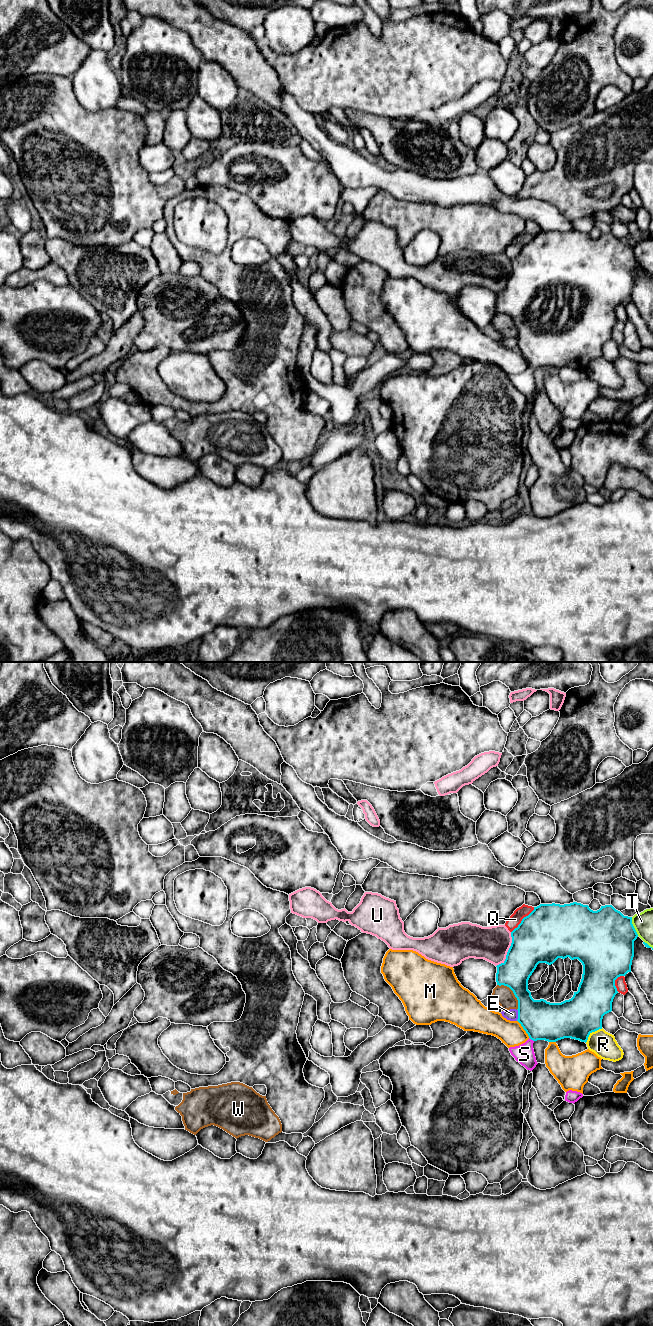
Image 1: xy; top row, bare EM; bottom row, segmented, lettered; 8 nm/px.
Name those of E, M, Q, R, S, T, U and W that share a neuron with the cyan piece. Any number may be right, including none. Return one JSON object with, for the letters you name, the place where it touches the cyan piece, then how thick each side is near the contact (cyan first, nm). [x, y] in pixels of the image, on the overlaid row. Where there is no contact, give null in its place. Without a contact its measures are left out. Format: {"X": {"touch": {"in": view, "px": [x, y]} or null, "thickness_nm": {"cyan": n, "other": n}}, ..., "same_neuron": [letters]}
{"S": {"touch": {"in": "xy", "px": [531, 1039]}, "thickness_nm": {"cyan": 320, "other": 160}}, "same_neuron": ["S"]}

